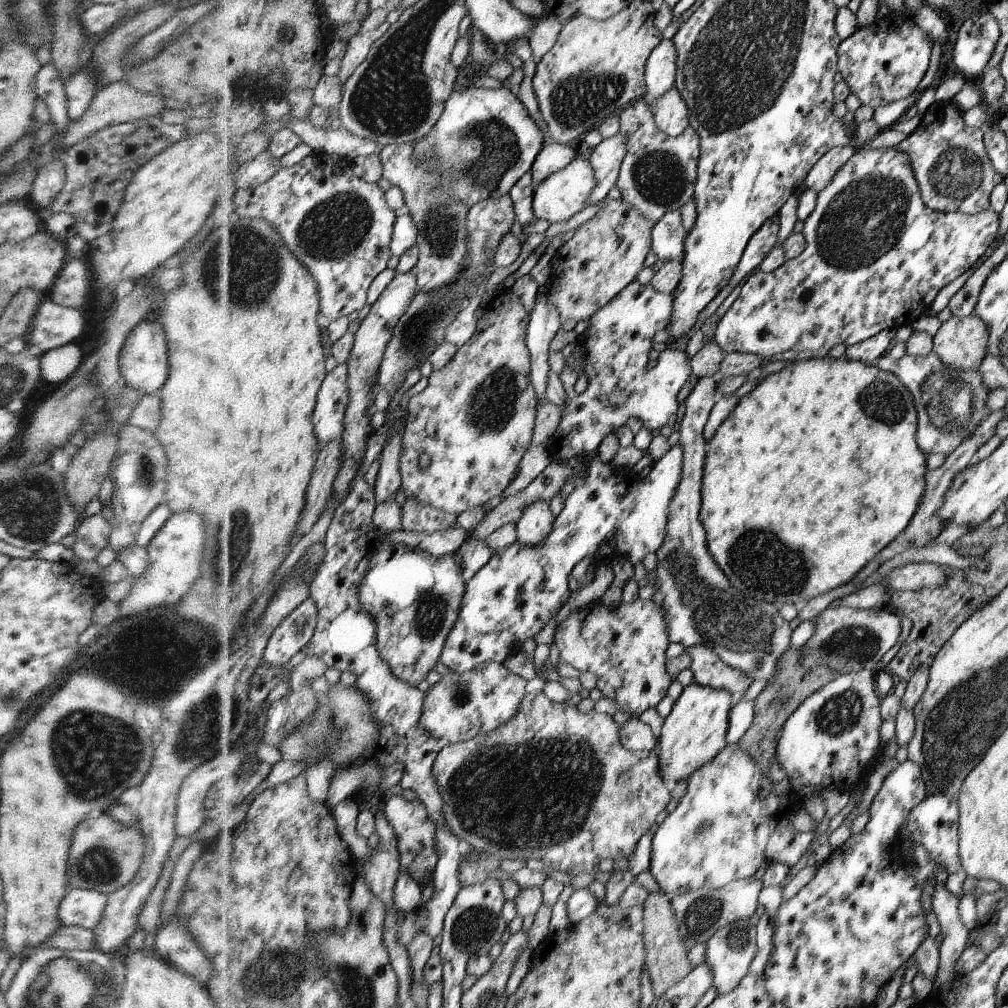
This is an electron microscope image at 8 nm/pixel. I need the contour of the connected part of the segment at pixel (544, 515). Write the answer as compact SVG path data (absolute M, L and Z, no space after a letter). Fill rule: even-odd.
M534 502L524 512L522 518L515 523L517 542L522 546L540 546L554 528L556 517L552 515L549 502Z

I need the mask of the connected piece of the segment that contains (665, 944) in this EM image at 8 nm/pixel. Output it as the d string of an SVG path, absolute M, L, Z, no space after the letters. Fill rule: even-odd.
M650 893L644 902L644 939L647 944L648 974L652 981L654 993L662 995L666 990L672 989L673 985L683 981L688 974L695 969L686 960L686 948L682 944L684 938L680 938L679 927L674 918L674 904L671 903L671 896L666 893Z

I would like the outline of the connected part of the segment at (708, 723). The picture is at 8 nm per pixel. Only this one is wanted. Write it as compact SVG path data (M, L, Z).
M693 683L674 702L670 715L665 719L660 736L660 776L670 785L685 780L696 770L703 769L727 746L726 735L730 728L731 710L737 698L728 690Z

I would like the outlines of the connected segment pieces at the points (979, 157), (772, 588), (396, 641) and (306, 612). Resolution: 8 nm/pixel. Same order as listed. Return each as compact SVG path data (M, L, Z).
M935 101L921 118L920 125L894 148L906 154L914 168L915 178L923 202L931 210L939 212L962 212L977 214L990 207L990 196L994 186L1005 179L992 165L991 158L984 150L983 129L967 126L965 112L960 110L954 101Z
M841 357L797 361L788 364L776 374L764 379L736 404L730 416L720 424L714 437L706 442L707 457L703 474L703 526L707 530L707 543L712 558L722 568L724 575L742 596L759 602L772 602L784 606L794 604L799 612L810 600L842 585L850 583L858 573L888 547L898 534L906 530L914 518L920 500L926 490L928 466L926 455L918 442L919 416L915 398L904 387L898 376L868 366L864 362Z
M389 533L385 535L381 536L379 548L370 558L371 569L368 570L367 578L364 578L363 586L360 586L360 602L363 603L364 610L375 616L378 623L379 650L384 660L390 664L398 678L418 687L436 671L436 664L442 660L448 638L460 620L468 592L466 560L460 551L446 556L434 556L424 550L416 551L404 544L389 542Z
M310 597L276 630L265 654L266 662L274 667L285 668L298 652L312 645L318 626L319 607Z

